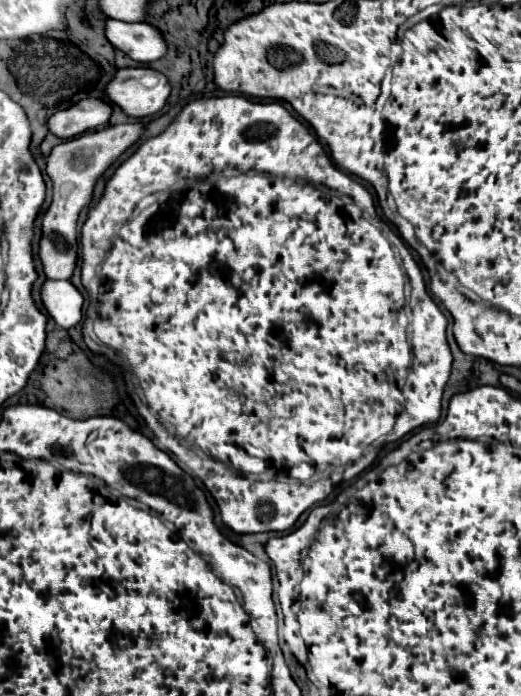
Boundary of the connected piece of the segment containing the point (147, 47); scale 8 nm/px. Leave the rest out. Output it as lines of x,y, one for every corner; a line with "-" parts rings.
106,20
104,22
106,28
106,40
120,52
124,52
126,56
130,56
136,62
154,62
158,58
162,58
162,52
166,52
166,42
160,36
160,32
156,28
152,28
146,22
118,22
118,20

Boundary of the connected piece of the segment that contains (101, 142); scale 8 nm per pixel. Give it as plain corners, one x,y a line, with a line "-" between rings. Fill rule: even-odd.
142,122
108,126
98,132
88,132
78,138
64,140
52,148
50,156
46,158
46,174
52,180
52,204
42,216
42,236
38,242
38,256
46,278
68,280
72,276
78,254
78,242
76,242
78,214
84,206
90,204
96,180
128,146
132,146
140,138
142,130
144,130

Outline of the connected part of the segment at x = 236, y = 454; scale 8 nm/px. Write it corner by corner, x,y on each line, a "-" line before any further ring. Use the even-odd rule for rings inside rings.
227,94
222,97
190,100
178,114
162,134
140,142
136,152
126,158
108,178
102,198
88,208
86,222
80,230
80,272
82,284
88,289
90,304
85,313
83,338
90,351
107,356
111,365
118,365
127,386
127,393
132,398
138,414
144,418
146,426
154,432
166,452
174,454
182,466
188,466
194,476
202,480
206,490
216,500
222,522
228,528
232,528
236,534
286,532
294,526
294,522
304,510
324,500
336,484
342,480
345,482
355,479
354,477
375,463
378,458
376,442
380,436
394,430
394,440
400,440
418,426
438,422
442,392
452,370
452,352
446,344
448,320
428,296
422,272
414,262
412,254
408,252
404,242
394,234
390,225
378,215
370,192
362,184
352,180
348,174
344,174
340,168
336,168
324,152
322,144
316,140
316,136
312,136
308,128
300,124
282,104
278,101
254,102
246,96
-
176,178
196,180
196,187
194,183
186,192
168,194
166,200
158,204
160,208
154,212
146,208
138,216
132,216
136,204
142,198
170,190
-
206,457
220,460
236,472
208,470

